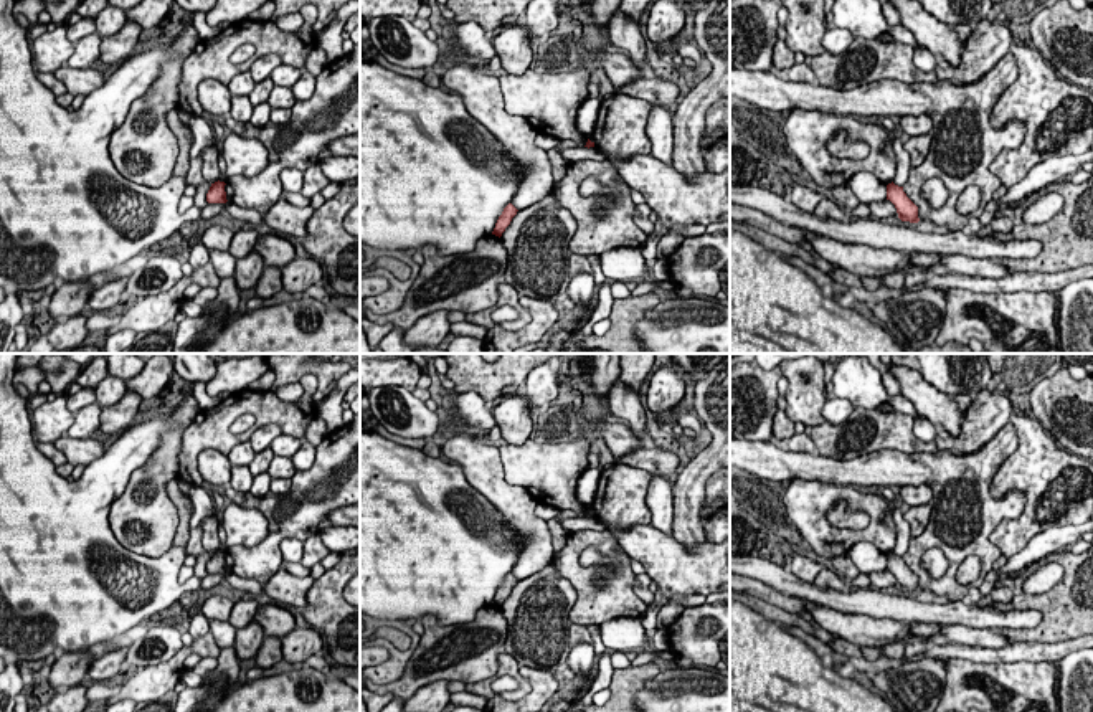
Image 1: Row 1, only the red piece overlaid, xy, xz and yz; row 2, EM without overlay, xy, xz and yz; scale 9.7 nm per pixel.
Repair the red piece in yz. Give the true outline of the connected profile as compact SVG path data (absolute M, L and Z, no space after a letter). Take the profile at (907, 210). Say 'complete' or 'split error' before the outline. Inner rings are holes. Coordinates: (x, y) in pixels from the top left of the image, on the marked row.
complete; M893 182L887 185L887 200L890 200L898 213L901 221L918 223L918 206L906 197L903 187L895 185Z

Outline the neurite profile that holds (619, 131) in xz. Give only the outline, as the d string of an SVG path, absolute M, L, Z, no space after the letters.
M616 93L601 102L593 131L594 145L604 157L631 159L649 155L646 126L652 104L641 97Z

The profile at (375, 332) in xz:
M360 319L360 327L367 334L367 340L371 349L376 349L381 339L395 329L391 322L376 324L368 319Z

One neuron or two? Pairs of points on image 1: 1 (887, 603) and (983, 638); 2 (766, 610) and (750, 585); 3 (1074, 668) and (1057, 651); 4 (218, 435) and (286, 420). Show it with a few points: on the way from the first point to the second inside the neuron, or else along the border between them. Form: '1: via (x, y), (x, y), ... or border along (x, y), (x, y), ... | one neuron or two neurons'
1: border along (943, 623), (961, 623), (983, 630) | two neurons
2: border along (747, 592), (794, 613) | two neurons
3: border along (1075, 650), (1057, 661) | two neurons
4: via (228, 415), (236, 407), (266, 407) | one neuron

